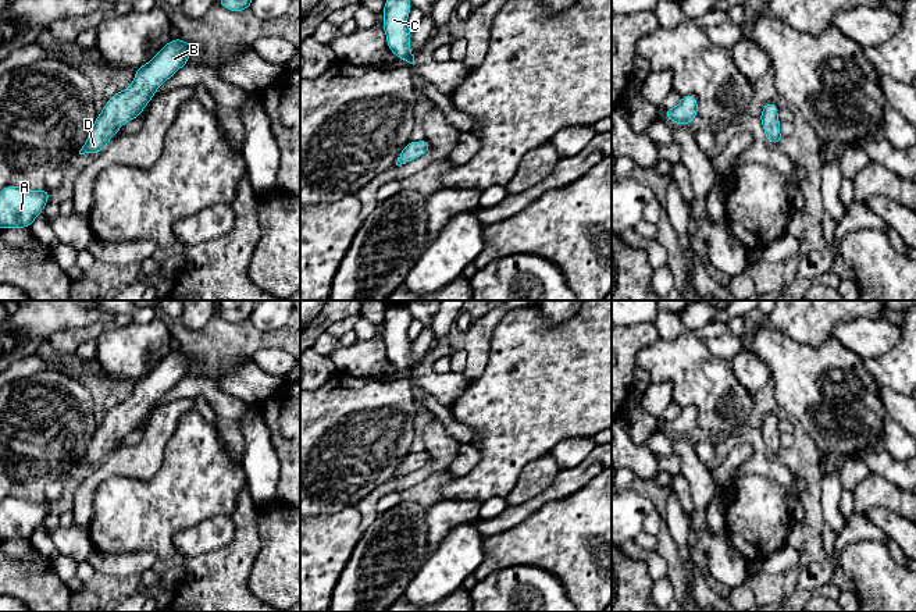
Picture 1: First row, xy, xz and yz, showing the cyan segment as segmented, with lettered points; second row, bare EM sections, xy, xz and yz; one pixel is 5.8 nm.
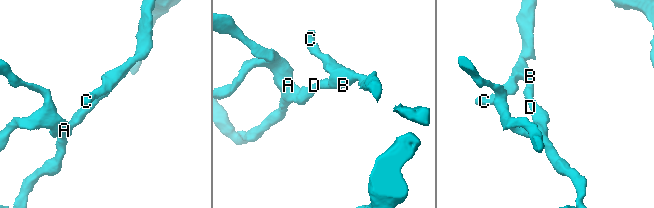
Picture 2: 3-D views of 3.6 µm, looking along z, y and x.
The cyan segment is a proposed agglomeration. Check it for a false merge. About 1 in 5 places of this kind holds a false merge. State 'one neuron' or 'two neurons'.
one neuron

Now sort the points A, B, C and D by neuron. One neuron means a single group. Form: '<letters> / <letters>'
A B C D

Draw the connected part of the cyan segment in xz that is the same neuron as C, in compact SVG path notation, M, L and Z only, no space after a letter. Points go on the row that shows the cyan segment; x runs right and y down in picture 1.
M386 0L382 29L386 32L388 49L396 57L414 65L414 54L410 51L411 29L407 26L411 8L410 0Z

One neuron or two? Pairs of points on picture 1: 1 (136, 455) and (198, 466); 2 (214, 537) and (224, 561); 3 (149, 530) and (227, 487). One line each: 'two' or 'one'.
1: two
2: two
3: one

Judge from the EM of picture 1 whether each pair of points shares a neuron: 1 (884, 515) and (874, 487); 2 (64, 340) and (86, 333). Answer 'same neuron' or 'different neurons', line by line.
1: different neurons
2: same neuron

